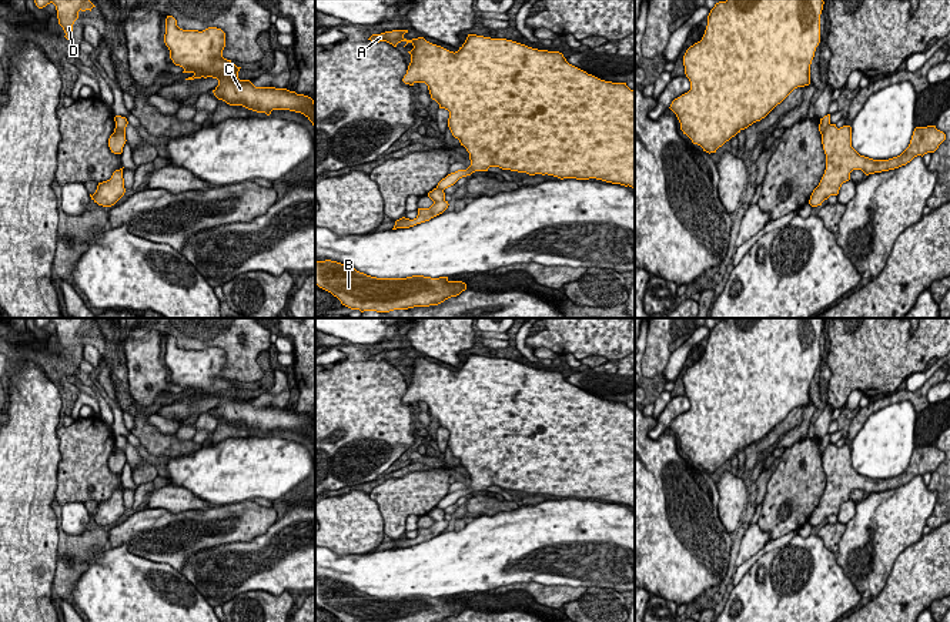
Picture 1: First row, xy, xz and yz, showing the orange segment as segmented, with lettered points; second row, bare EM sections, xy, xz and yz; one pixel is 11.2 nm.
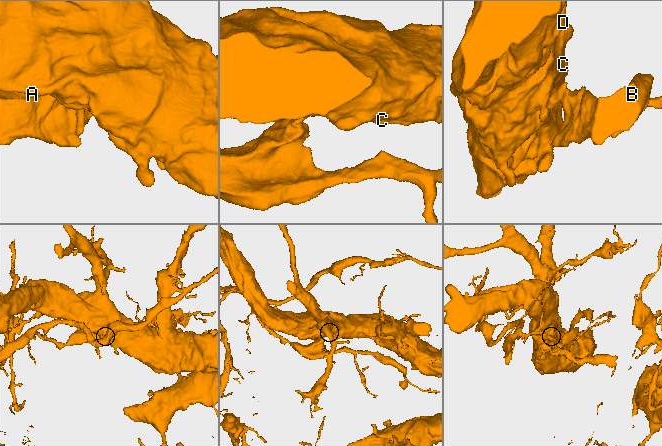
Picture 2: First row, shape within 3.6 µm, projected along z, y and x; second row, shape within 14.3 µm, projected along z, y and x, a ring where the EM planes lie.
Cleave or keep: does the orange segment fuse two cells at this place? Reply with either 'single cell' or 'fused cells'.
fused cells

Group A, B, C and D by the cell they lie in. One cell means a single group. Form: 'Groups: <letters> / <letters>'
Groups: A C D / B

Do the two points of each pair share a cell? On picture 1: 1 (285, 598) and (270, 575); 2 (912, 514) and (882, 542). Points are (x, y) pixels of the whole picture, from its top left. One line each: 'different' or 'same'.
1: different
2: same

